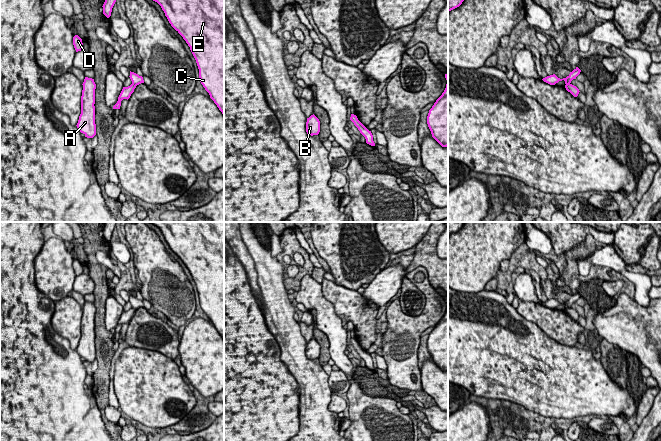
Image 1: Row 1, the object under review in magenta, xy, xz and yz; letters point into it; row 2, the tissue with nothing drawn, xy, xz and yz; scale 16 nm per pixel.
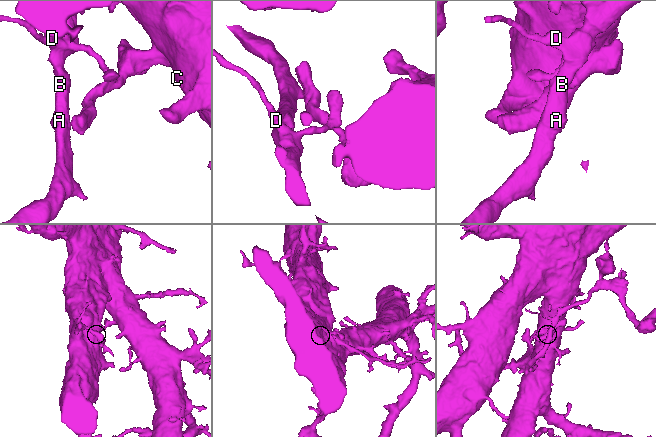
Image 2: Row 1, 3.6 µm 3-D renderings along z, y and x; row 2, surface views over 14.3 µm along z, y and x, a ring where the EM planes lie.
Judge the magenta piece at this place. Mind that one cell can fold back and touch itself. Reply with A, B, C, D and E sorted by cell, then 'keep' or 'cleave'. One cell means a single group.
A B D / C E | cleave

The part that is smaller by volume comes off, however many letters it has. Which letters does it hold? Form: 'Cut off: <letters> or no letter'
Cut off: A, B, D

